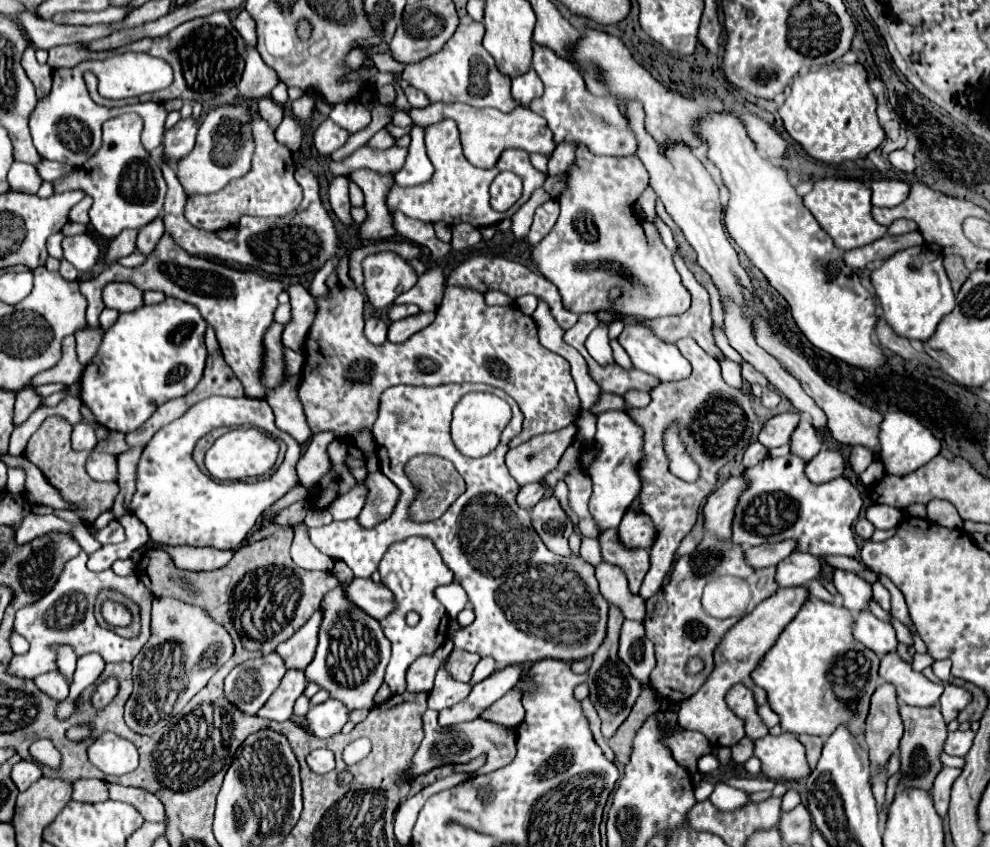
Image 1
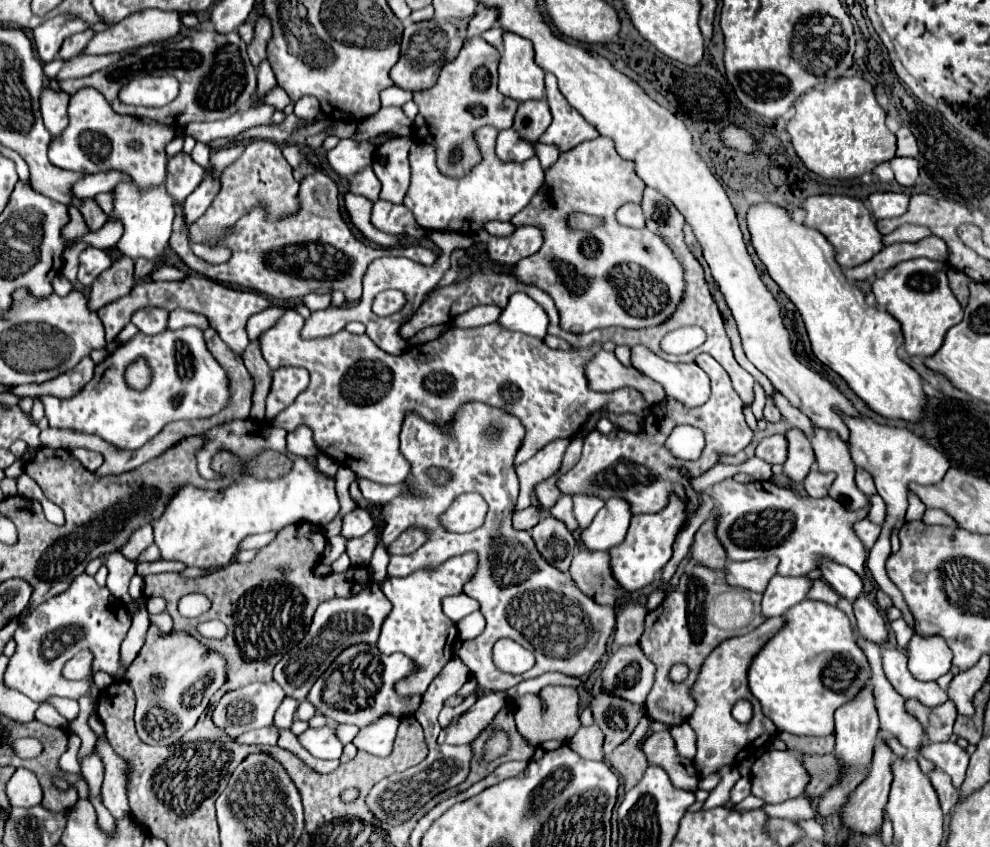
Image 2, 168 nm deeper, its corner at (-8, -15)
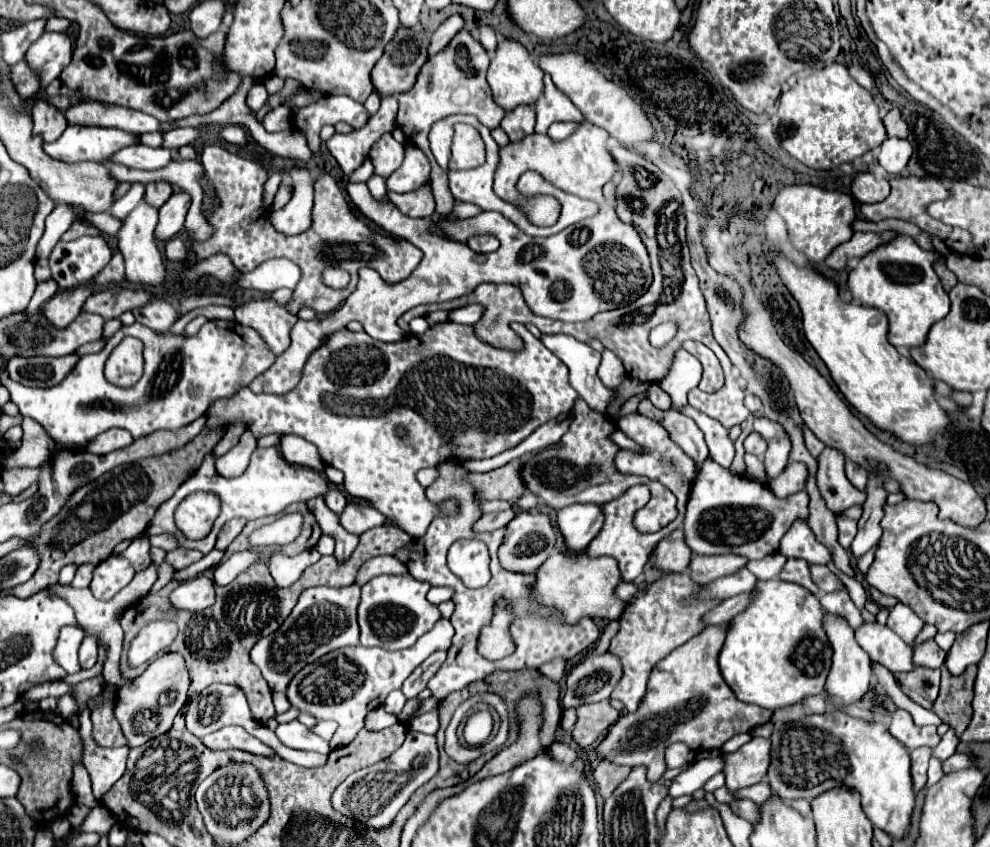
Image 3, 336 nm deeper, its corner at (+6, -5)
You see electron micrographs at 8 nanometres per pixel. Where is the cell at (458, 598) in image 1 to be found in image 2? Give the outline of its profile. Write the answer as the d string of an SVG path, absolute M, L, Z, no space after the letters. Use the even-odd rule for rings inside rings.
M458 594L458 596L452 596L452 598L444 598L442 608L444 608L444 614L452 622L460 622L464 616L478 610L478 602L472 600L470 596L466 596L466 594Z

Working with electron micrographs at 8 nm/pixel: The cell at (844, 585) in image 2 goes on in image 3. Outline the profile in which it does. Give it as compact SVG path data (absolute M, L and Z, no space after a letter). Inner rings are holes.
M798 520L794 522L794 526L790 526L786 536L782 536L778 552L788 558L802 558L808 564L828 564L830 562L828 548L822 546L814 538L814 532L810 530L806 520Z

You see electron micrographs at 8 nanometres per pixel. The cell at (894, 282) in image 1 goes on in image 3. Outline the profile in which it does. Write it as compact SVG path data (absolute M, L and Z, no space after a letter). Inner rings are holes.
M898 234L892 242L886 242L878 246L878 250L866 254L848 274L846 286L852 300L888 314L888 342L896 348L922 346L932 324L946 318L950 310L948 292L942 288L940 278L932 270L932 264L940 256L942 254L936 250L922 250L908 234Z

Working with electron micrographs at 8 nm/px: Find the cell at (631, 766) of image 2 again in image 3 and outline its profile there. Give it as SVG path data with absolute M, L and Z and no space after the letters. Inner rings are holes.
M602 760L594 770L594 782L596 782L600 796L606 800L620 786L620 782L626 780L628 774L630 774L628 766L614 766L614 764Z

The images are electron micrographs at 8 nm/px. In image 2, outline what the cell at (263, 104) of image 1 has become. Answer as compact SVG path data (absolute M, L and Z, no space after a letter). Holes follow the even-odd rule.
M286 144L286 146L282 146L282 154L284 154L284 158L288 160L290 166L296 168L296 166L300 164L300 150L298 150L296 144Z

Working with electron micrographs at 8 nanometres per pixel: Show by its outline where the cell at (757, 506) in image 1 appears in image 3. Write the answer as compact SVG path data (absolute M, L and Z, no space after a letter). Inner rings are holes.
M706 458L690 492L684 518L684 536L688 548L694 554L738 554L748 560L760 560L778 550L780 538L794 520L804 520L806 516L808 494L804 490L780 500L766 484L754 482L746 476L736 476L730 470L718 466L714 460Z

